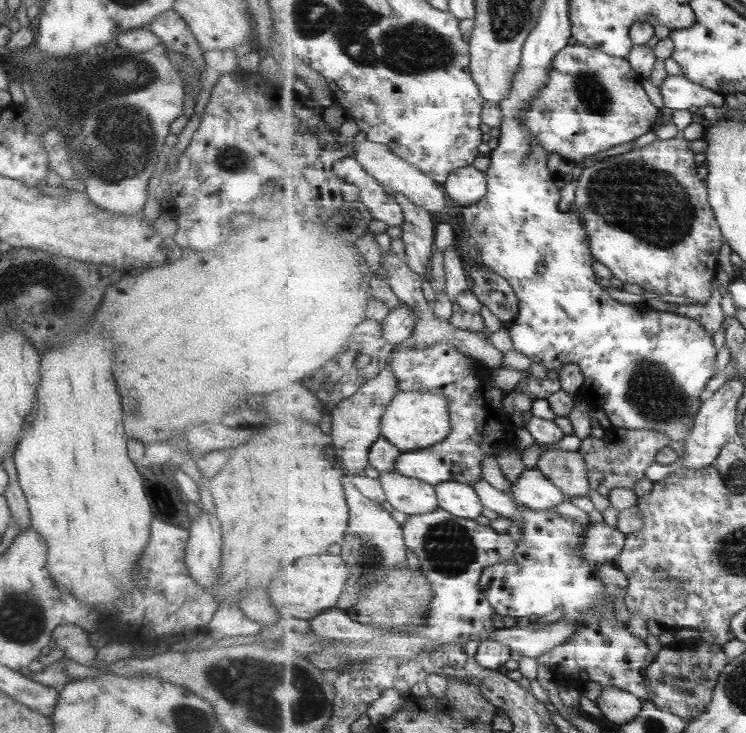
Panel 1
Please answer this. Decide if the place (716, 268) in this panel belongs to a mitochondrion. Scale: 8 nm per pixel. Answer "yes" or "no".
no

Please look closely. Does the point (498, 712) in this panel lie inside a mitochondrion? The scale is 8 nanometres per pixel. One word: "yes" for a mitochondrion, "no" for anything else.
no

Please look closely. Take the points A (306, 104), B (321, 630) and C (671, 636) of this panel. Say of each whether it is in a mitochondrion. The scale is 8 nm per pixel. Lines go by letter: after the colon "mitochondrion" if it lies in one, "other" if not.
A: other
B: other
C: other

